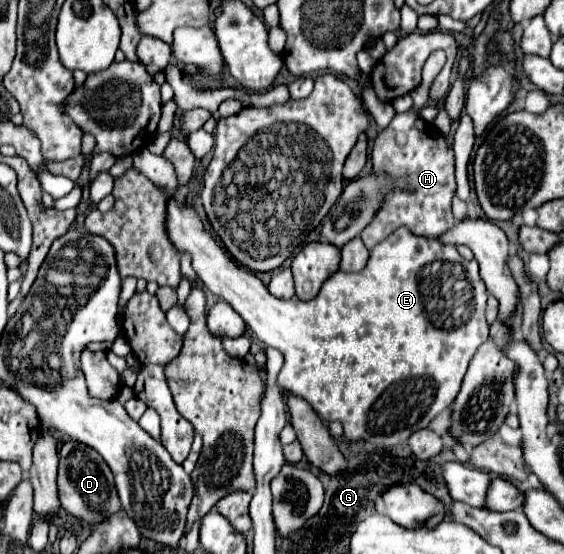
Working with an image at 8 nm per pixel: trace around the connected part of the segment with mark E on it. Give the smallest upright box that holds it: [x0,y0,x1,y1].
[165,198,489,446]

